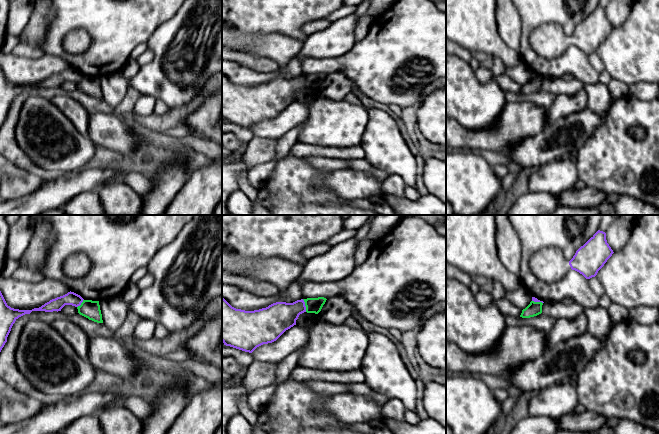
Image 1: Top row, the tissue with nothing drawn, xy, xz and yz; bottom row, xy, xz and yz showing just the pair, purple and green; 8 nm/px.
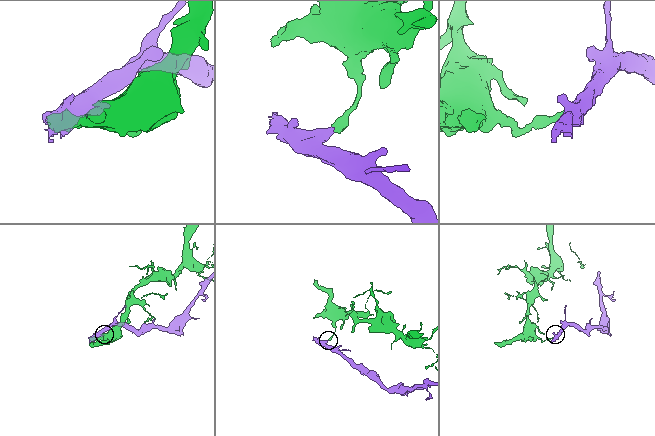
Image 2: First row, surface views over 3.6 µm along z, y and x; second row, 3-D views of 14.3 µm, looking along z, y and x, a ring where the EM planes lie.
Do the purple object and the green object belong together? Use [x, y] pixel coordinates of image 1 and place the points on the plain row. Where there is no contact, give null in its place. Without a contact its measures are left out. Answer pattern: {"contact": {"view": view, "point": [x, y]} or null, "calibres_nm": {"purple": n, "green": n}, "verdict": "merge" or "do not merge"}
{"contact": {"view": "xz", "point": [304, 81]}, "calibres_nm": {"purple": 240, "green": 130}, "verdict": "do not merge"}

